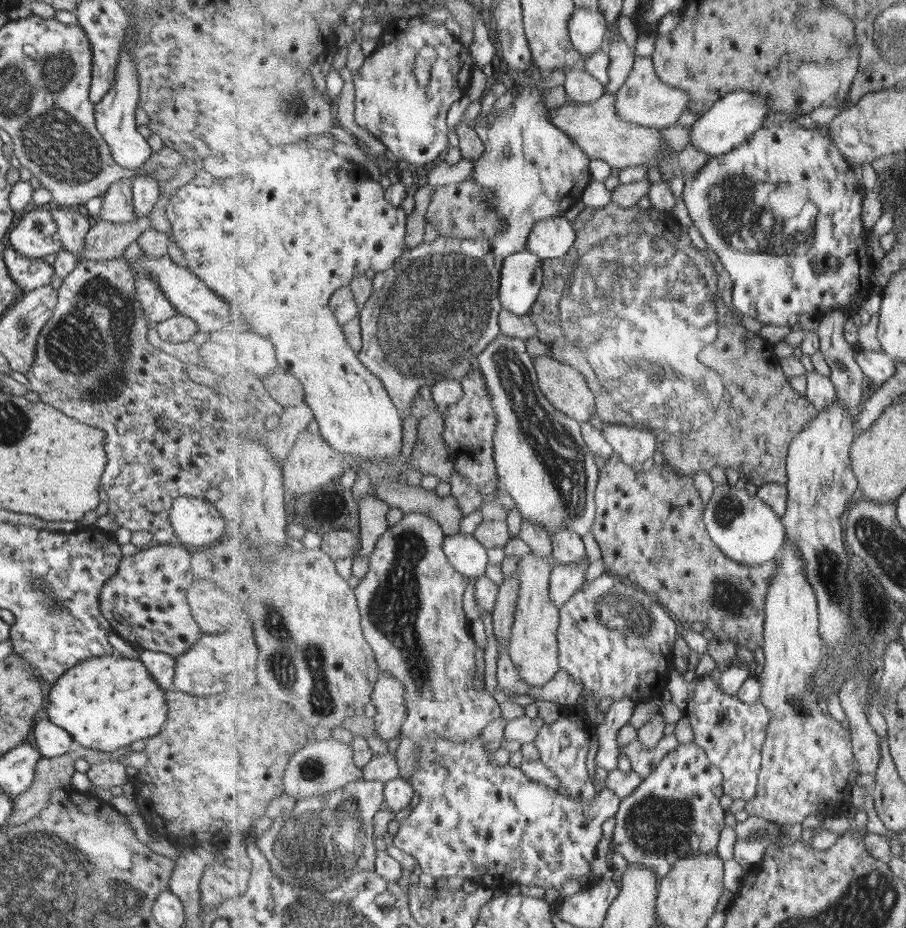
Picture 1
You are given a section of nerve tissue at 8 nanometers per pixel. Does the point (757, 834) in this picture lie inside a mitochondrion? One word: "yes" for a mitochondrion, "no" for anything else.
yes

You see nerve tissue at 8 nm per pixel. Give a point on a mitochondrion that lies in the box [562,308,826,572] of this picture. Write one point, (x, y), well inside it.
(727, 509)

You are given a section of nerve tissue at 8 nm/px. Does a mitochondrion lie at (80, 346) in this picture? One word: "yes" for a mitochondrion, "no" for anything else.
yes

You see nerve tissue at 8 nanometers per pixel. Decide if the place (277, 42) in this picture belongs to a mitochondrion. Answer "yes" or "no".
no

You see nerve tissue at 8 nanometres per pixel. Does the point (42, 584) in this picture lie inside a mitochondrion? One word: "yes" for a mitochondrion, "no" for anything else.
yes

